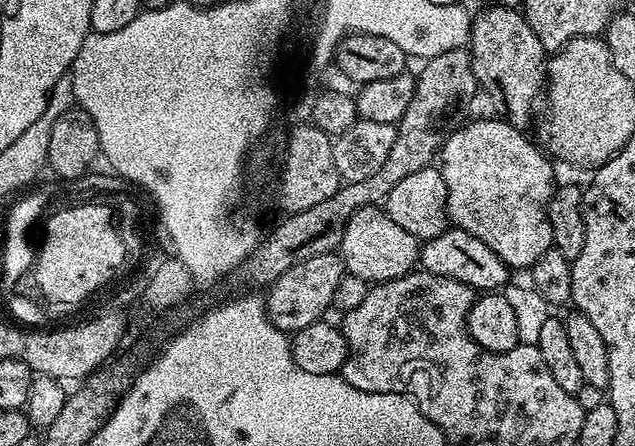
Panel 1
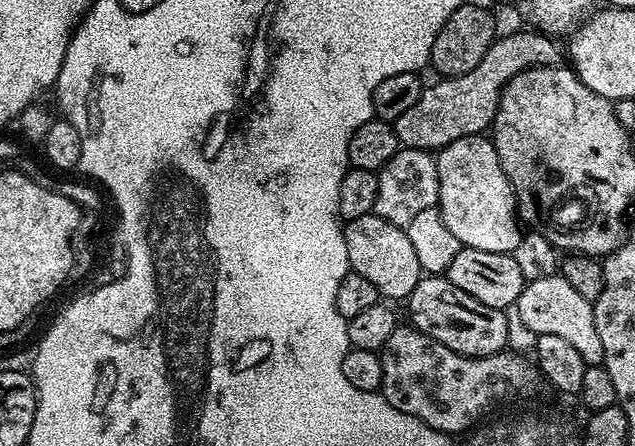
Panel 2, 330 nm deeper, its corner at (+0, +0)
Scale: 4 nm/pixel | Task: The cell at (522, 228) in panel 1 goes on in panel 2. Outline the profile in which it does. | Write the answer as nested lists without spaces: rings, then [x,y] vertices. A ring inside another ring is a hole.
[[[487,135],[463,136],[450,142],[445,148],[439,149],[436,156],[438,170],[438,186],[440,199],[438,207],[440,216],[446,222],[446,230],[458,238],[458,242],[465,248],[477,248],[487,252],[508,252],[517,239],[516,220],[518,221],[518,205],[516,193],[512,191],[512,183],[500,165],[498,150]]]

